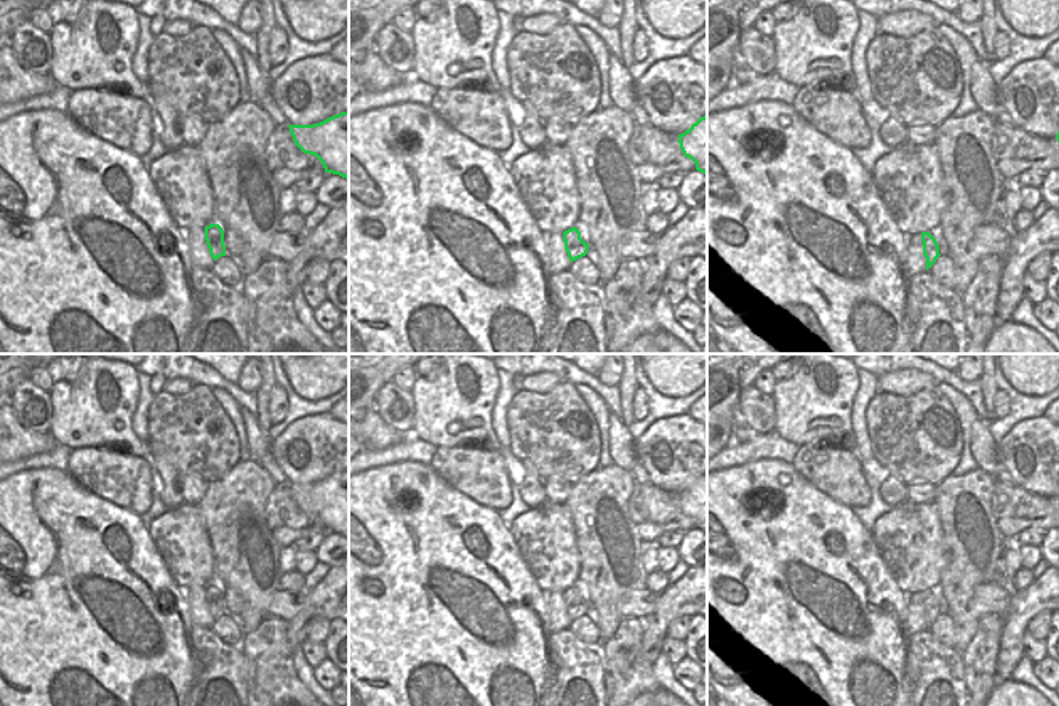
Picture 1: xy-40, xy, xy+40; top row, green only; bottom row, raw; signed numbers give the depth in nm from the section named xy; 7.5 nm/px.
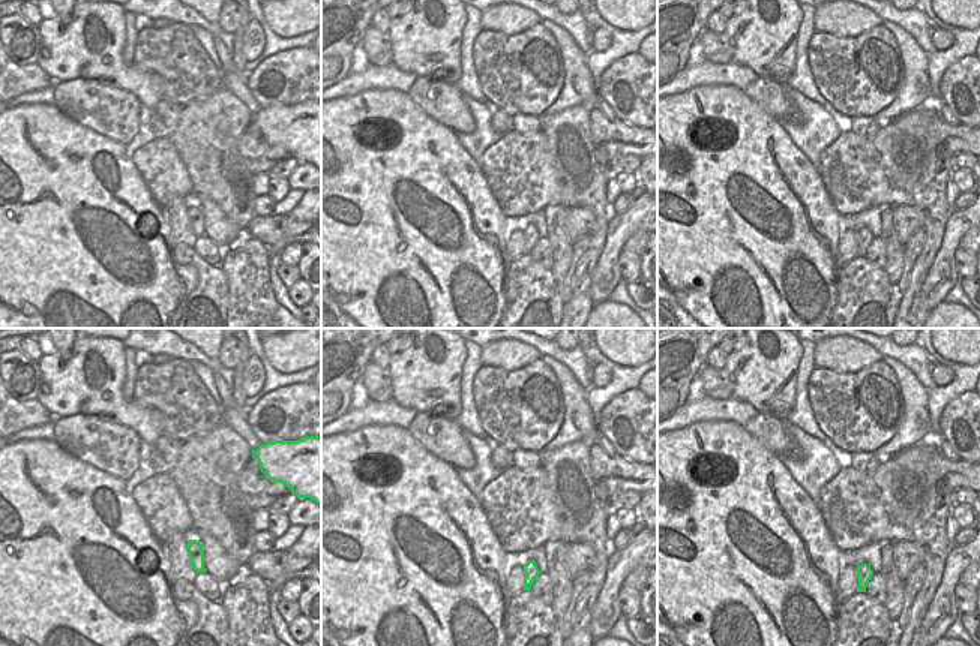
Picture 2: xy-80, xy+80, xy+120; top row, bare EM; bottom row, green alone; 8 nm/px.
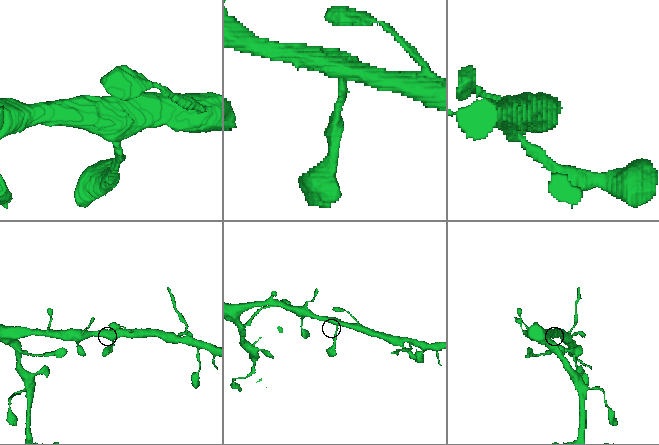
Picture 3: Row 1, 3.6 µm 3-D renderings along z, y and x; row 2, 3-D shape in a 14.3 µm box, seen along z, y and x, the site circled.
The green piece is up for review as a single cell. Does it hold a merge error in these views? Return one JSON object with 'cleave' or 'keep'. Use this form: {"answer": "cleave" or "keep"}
{"answer": "keep"}

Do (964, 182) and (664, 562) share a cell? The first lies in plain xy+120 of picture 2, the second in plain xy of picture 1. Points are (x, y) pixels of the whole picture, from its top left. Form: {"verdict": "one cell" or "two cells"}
{"verdict": "one cell"}

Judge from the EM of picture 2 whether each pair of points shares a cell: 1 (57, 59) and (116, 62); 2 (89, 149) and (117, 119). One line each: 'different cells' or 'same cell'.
1: same cell
2: different cells

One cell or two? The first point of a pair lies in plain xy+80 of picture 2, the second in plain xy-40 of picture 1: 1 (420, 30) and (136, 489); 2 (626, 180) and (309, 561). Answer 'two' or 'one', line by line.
1: two
2: one

